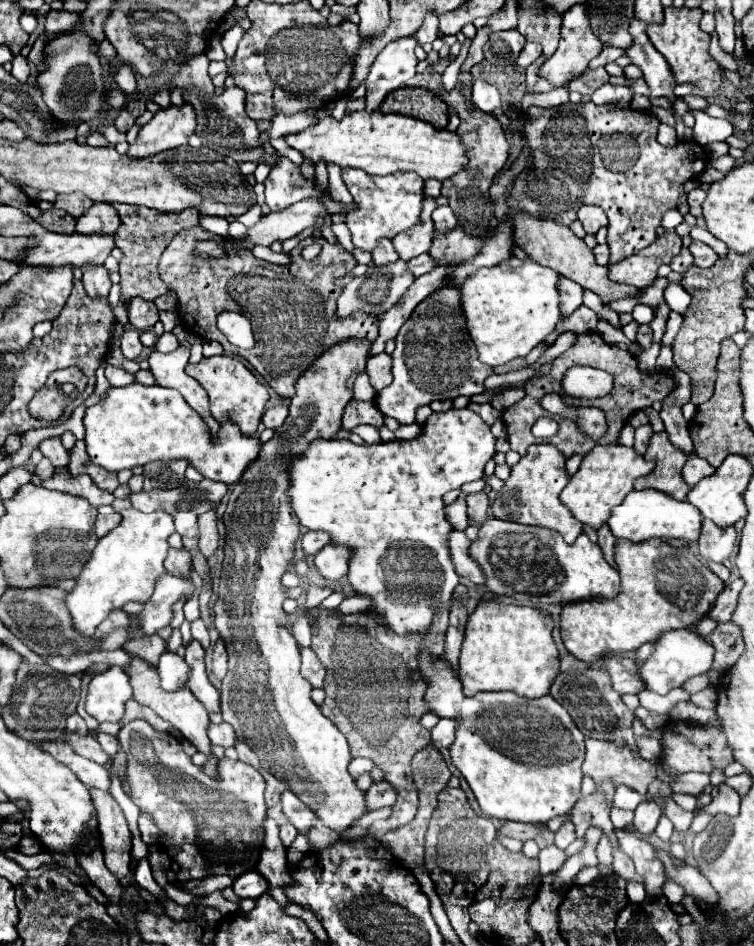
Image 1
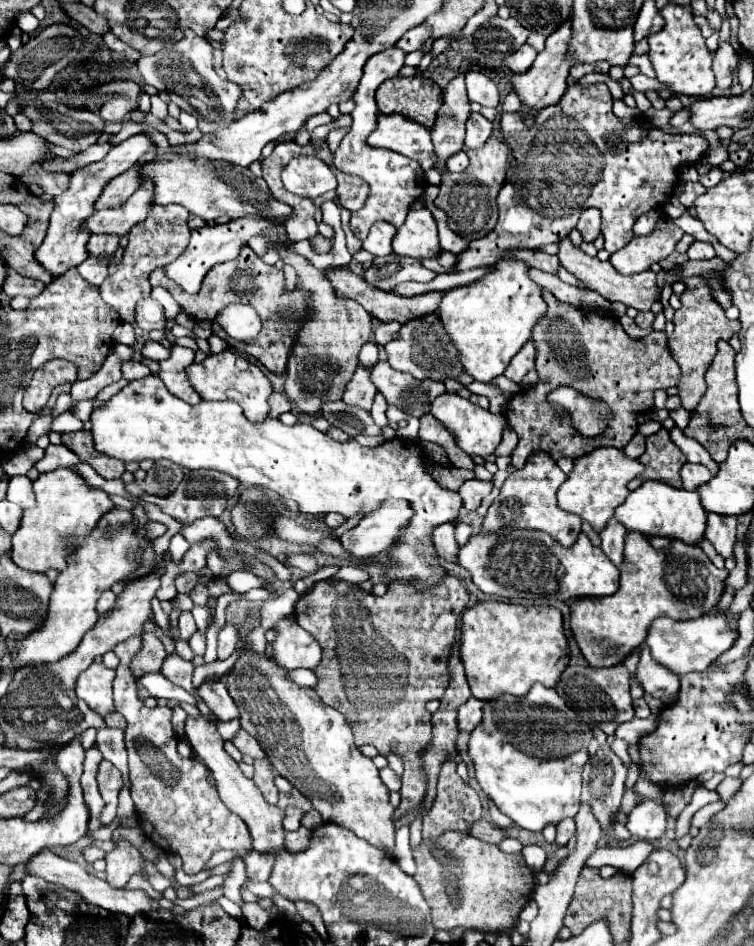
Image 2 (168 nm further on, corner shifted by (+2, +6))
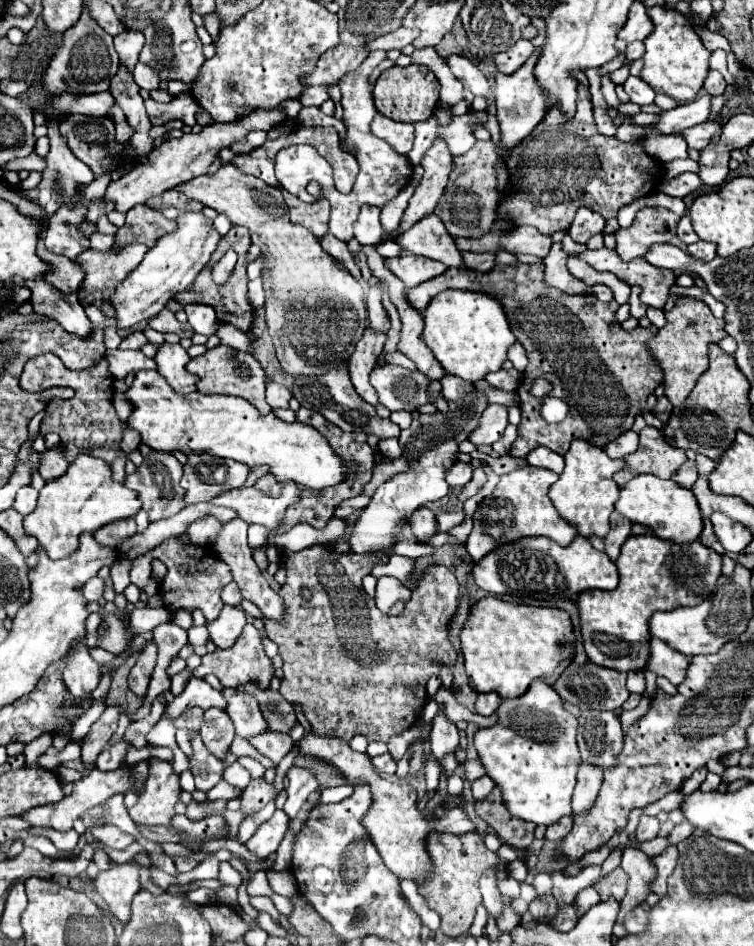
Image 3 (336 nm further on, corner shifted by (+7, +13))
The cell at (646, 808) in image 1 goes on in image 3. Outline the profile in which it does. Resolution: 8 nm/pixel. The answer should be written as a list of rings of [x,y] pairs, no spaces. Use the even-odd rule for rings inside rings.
[[[641,817],[639,825],[637,825],[637,831],[635,831],[635,837],[637,841],[649,841],[649,839],[655,839],[659,833],[659,821],[655,817]]]

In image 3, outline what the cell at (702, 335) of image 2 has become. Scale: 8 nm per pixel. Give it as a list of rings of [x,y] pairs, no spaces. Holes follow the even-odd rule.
[[[679,297],[675,307],[665,313],[667,325],[657,331],[653,339],[647,341],[647,347],[663,371],[663,387],[665,397],[673,405],[681,405],[691,389],[697,385],[697,379],[707,371],[707,347],[711,343],[719,343],[727,337],[725,321],[713,317],[711,309],[693,297]]]

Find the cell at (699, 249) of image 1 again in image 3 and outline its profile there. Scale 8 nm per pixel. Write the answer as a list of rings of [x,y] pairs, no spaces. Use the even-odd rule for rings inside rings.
[[[697,241],[687,245],[687,253],[699,261],[711,261],[715,257],[715,243],[709,241]]]

